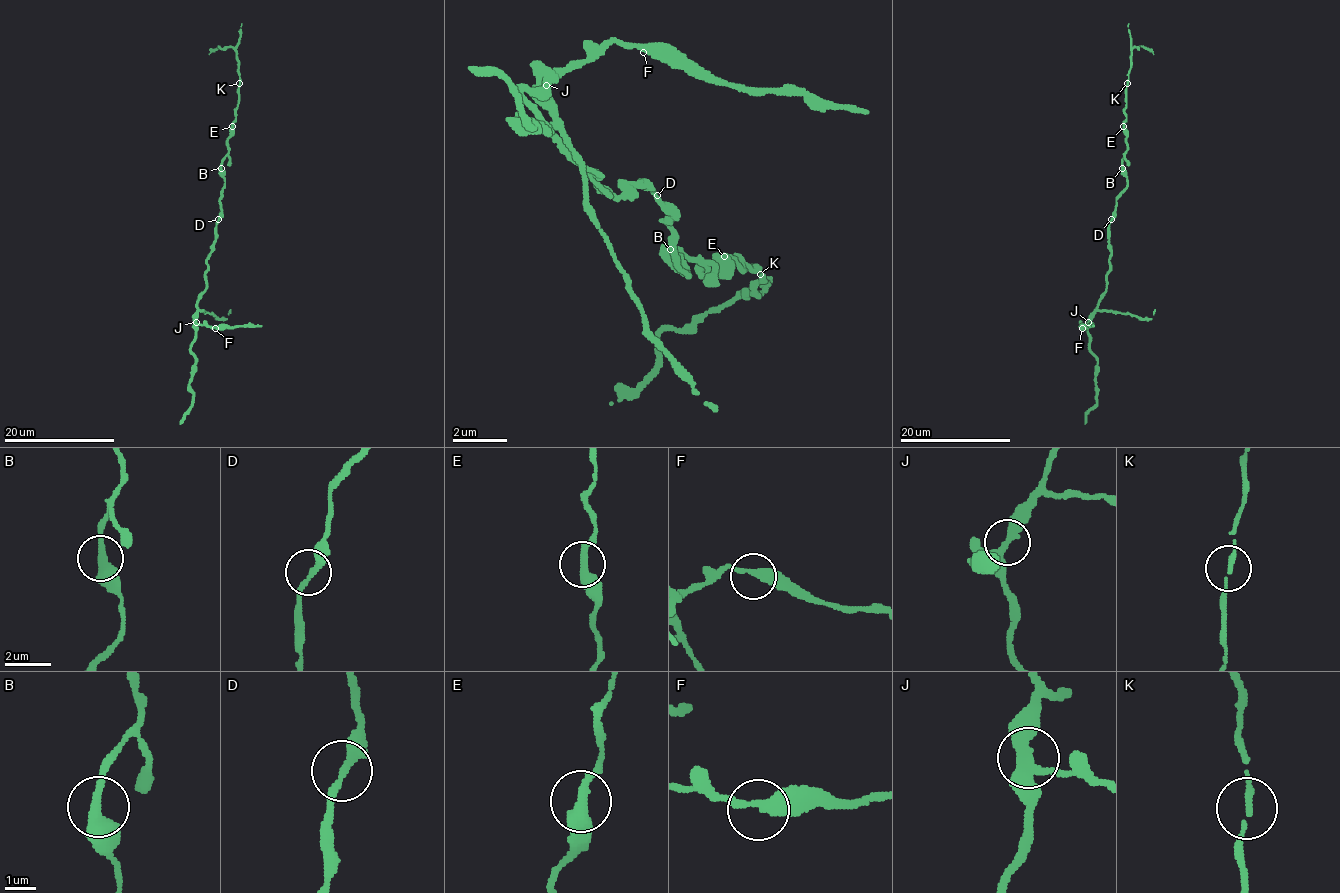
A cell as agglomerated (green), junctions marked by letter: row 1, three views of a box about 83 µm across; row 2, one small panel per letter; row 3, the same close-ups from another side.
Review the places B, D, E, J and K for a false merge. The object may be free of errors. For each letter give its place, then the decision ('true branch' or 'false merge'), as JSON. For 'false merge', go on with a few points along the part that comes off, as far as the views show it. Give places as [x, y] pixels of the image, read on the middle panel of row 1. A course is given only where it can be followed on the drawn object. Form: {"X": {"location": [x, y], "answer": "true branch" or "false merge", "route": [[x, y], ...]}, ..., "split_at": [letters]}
{"B": {"location": [670, 249], "answer": "true branch"}, "D": {"location": [657, 195], "answer": "true branch"}, "E": {"location": [724, 256], "answer": "true branch"}, "J": {"location": [546, 85], "answer": "false merge", "route": [[548, 86], [609, 46], [670, 46], [731, 86], [867, 113]]}, "K": {"location": [760, 274], "answer": "true branch"}, "split_at": ["J"]}

